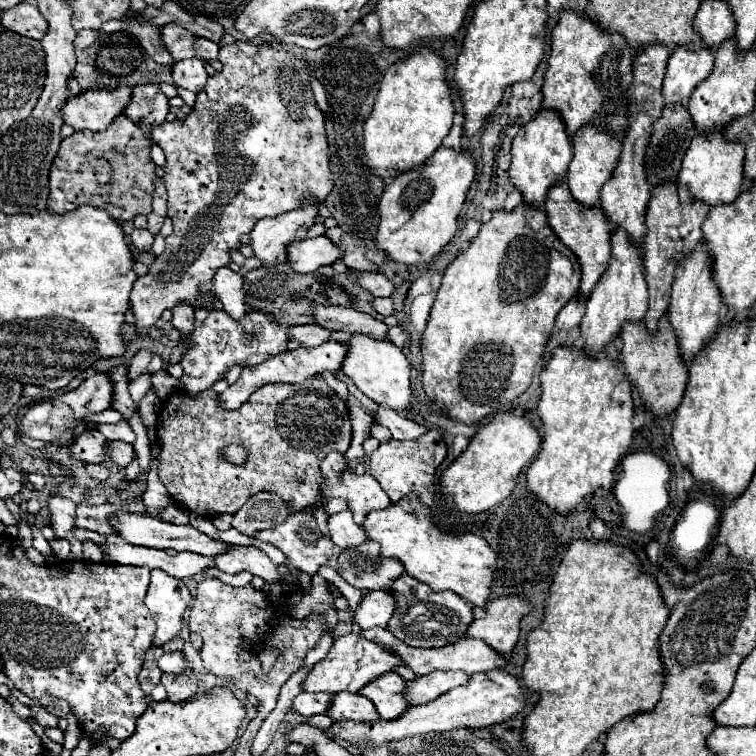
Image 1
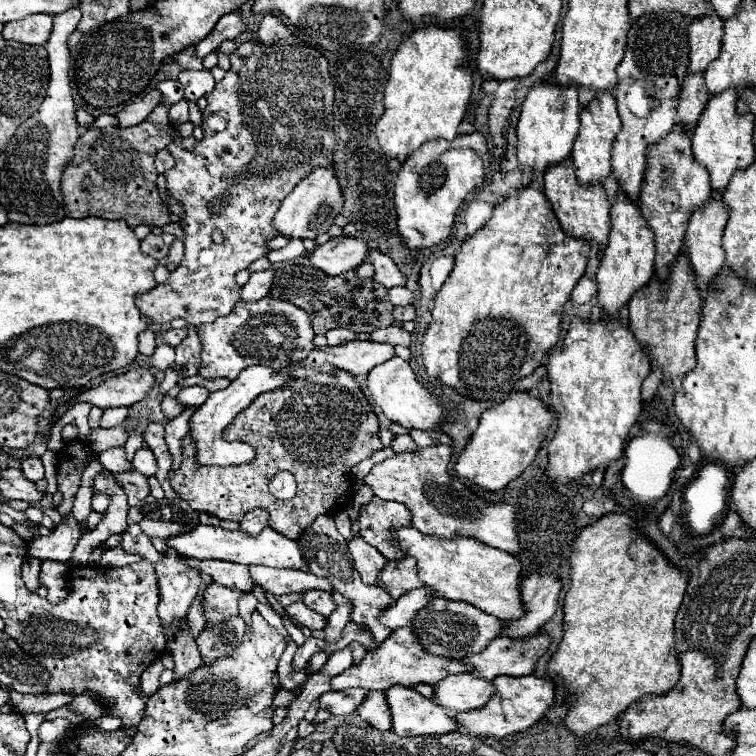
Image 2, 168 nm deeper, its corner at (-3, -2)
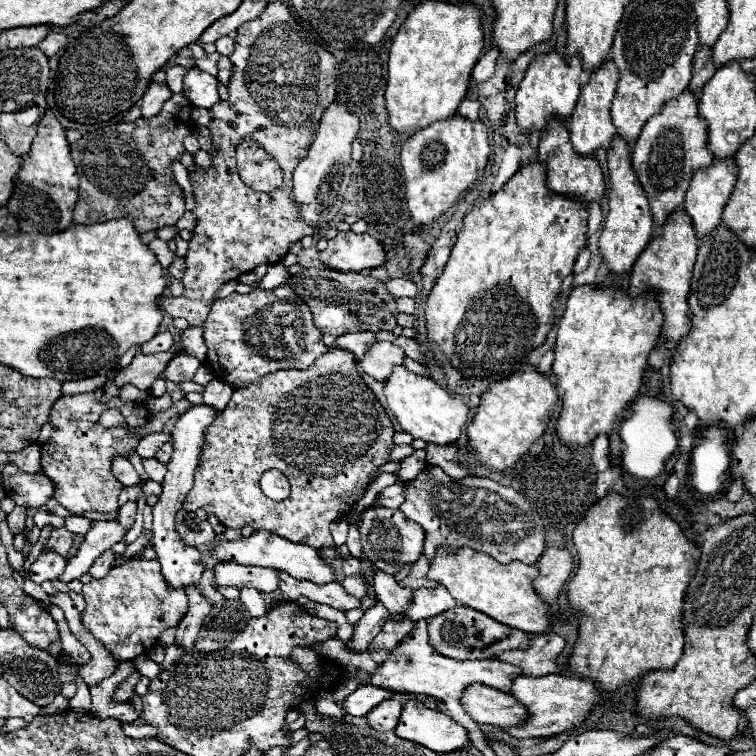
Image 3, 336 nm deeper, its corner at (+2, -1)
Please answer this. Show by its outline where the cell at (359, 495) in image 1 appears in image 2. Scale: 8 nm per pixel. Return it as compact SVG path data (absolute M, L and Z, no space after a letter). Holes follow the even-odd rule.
M375 499L365 505L359 513L359 527L363 539L377 547L381 555L385 555L391 561L403 561L407 553L391 543L391 527L407 527L411 525L411 511L403 503L395 501L381 501Z

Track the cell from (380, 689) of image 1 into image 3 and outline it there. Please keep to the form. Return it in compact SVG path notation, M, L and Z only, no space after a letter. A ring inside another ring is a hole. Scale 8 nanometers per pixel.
M404 702L394 732L400 738L428 746L434 752L452 752L470 744L466 728L440 710L424 706L424 702Z

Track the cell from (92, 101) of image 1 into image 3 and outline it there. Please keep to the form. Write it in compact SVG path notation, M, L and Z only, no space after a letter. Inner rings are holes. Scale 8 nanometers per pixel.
M152 82L138 104L140 110L142 110L142 116L152 118L154 114L158 114L162 104L170 96L172 96L172 92L170 92L170 88L166 86L165 82Z

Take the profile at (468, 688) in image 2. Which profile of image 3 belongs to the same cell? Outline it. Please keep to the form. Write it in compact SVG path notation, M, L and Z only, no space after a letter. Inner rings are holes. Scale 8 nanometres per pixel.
M468 686L460 702L476 724L516 726L526 720L526 708L522 704L502 690L490 690L490 686Z

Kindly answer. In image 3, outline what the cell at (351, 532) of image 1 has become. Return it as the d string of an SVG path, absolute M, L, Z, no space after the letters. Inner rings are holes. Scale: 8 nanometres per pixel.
M372 566L368 572L370 572L372 586L374 586L374 592L376 592L378 600L388 608L388 612L394 618L400 618L402 612L404 612L404 608L408 606L408 602L412 598L412 590L398 586L396 580L394 580L394 576L386 574L380 568Z

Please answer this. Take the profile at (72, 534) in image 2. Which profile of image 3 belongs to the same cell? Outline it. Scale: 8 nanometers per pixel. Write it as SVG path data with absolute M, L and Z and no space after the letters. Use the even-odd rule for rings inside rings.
M46 550L38 556L38 560L30 566L30 578L36 582L36 584L42 584L44 580L52 580L52 578L58 578L62 572L64 572L64 566L66 566L66 560L56 554L54 550Z

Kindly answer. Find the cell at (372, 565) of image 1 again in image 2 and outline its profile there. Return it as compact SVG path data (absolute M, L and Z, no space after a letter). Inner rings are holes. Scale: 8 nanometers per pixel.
M407 557L403 563L387 561L379 579L381 579L381 587L389 595L393 595L393 599L401 597L405 591L423 587L423 583L417 577L417 561L413 557Z

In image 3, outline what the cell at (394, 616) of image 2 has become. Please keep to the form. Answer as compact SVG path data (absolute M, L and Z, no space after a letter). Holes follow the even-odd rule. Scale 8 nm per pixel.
M444 586L420 588L420 590L414 590L414 596L408 608L404 610L404 616L410 618L412 622L418 622L422 618L432 618L436 614L442 614L444 610L454 606L456 606L456 600L452 602L452 596Z

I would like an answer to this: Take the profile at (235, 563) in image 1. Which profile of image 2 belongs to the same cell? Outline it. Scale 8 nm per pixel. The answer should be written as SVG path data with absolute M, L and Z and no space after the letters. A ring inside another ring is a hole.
M253 565L249 569L253 579L267 591L273 591L277 597L285 593L303 593L309 589L321 589L327 593L333 591L333 585L327 579L317 577L309 571L303 573L297 569L273 569L265 565Z

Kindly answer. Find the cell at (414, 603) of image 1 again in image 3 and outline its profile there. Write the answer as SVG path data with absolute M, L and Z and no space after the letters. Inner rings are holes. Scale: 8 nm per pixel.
M454 606L452 610L446 610L444 614L438 614L428 620L428 634L430 644L436 652L456 658L456 660L474 660L474 658L494 658L496 654L504 650L514 648L526 648L528 636L516 628L504 626L486 614L480 614L478 610L470 610L466 606Z

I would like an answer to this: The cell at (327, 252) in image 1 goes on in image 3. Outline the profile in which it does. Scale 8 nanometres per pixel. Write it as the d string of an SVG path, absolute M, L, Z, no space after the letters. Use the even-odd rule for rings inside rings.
M338 232L336 238L328 240L326 250L320 252L320 260L340 272L362 272L382 266L386 260L382 244L368 234Z

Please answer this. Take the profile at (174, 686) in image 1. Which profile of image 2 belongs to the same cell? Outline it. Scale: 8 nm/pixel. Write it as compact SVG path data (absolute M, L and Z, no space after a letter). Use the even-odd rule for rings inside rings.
M187 631L179 633L175 639L169 639L167 651L173 655L173 661L175 661L173 671L175 671L177 679L189 675L191 671L201 667L201 663L203 663L201 655L199 655L199 649L195 645L195 639Z

